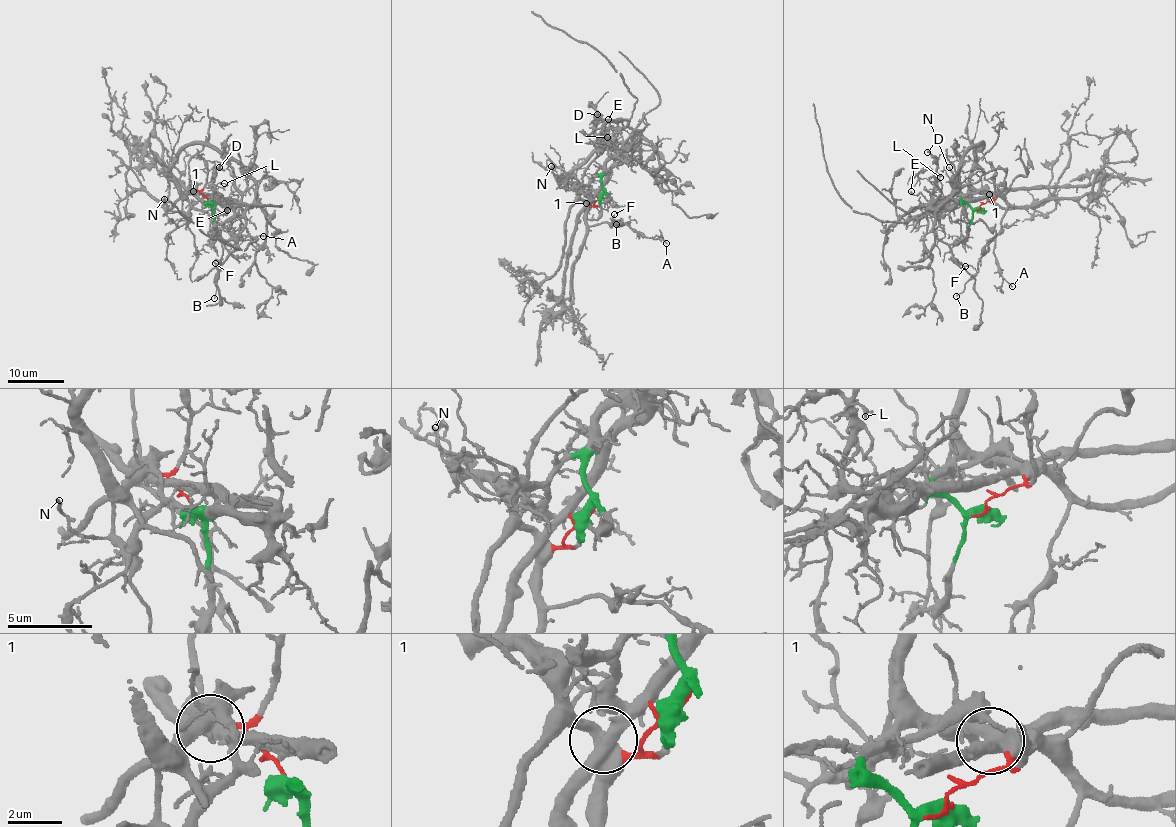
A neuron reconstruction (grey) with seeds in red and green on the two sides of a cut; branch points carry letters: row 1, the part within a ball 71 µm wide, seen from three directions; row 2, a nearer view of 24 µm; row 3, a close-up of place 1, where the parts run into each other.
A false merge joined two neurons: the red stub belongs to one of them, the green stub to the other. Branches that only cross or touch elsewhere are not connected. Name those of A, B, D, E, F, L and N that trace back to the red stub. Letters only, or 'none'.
A, B, F, N

